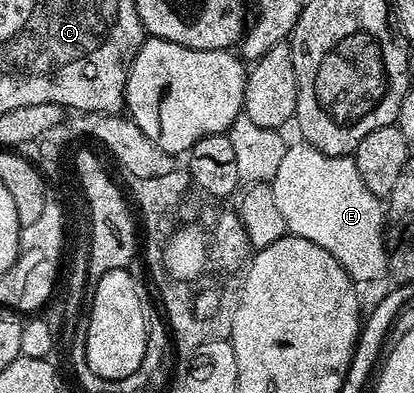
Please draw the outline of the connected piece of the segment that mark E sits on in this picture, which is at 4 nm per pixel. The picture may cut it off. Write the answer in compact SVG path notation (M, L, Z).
M301 140L295 142L295 146L294 143L287 145L284 158L270 181L275 203L284 216L287 231L293 237L320 244L320 248L324 248L324 252L333 256L355 283L380 281L386 274L386 242L382 239L383 199L368 192L364 180L360 180L360 172L353 157L328 156L316 148L307 146Z

